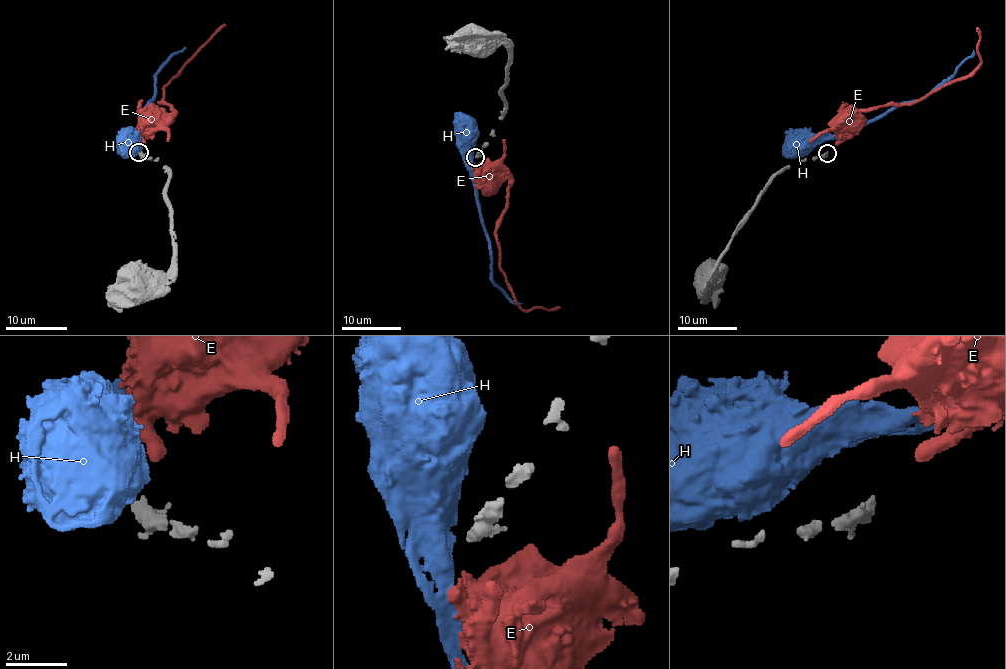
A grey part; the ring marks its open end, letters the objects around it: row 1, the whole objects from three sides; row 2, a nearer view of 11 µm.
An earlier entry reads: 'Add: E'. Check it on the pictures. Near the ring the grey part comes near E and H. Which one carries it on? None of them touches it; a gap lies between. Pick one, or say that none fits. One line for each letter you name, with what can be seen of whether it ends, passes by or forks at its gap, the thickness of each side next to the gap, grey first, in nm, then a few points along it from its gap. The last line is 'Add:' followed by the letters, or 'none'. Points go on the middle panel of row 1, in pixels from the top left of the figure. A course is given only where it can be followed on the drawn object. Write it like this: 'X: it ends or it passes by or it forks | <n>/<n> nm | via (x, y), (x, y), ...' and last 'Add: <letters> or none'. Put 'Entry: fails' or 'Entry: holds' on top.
Entry: fails
Add: none

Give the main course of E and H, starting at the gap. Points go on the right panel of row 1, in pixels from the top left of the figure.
E: (835, 145), (850, 124)
H: (822, 142), (798, 140), (796, 145)

